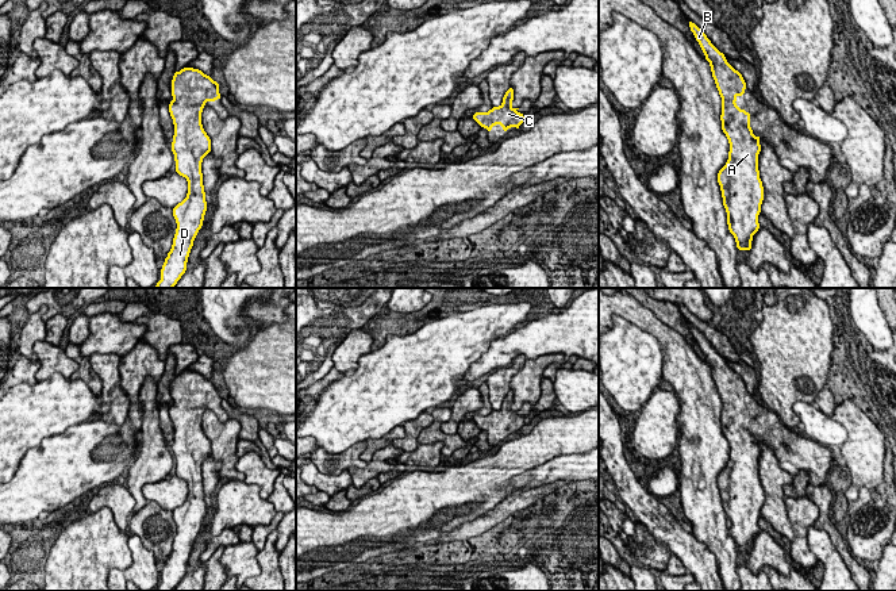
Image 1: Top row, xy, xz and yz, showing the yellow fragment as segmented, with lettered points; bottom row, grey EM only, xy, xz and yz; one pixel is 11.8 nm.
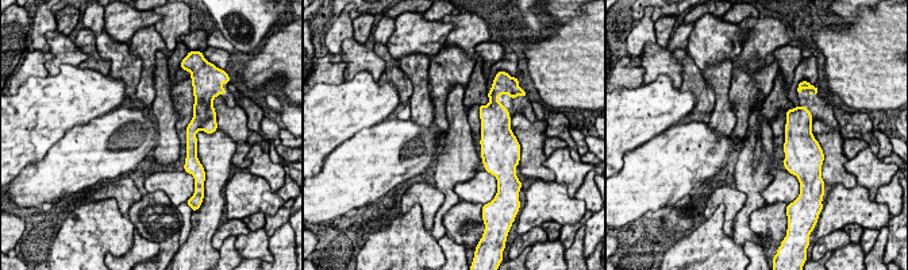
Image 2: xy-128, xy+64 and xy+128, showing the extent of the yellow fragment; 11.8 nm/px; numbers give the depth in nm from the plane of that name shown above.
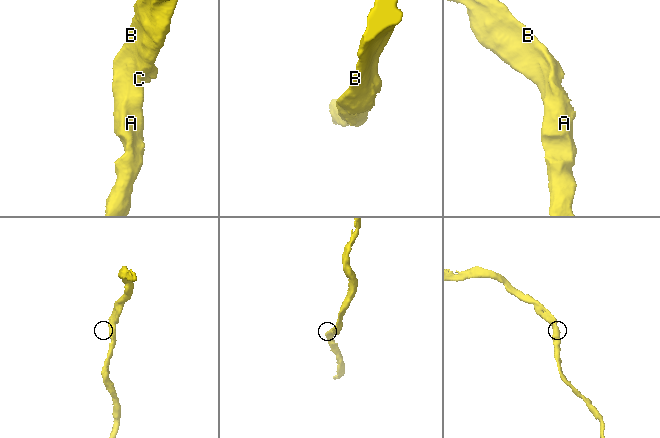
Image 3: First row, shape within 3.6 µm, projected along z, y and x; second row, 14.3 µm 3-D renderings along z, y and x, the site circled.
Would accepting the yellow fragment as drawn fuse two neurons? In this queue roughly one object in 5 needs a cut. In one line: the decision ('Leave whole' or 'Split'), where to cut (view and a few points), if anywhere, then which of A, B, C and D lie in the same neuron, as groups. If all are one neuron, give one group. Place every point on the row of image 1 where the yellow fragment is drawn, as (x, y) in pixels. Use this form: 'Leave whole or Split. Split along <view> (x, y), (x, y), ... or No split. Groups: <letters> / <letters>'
Leave whole. No split. Groups: A B C D

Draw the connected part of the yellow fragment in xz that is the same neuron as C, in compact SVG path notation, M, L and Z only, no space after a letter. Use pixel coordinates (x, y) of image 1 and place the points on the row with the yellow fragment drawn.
M509 87L500 107L492 107L488 112L474 112L472 118L487 131L492 131L492 127L497 124L503 127L503 131L508 131L512 126L519 130L524 115L518 111L519 108L511 107L512 100L514 88Z

